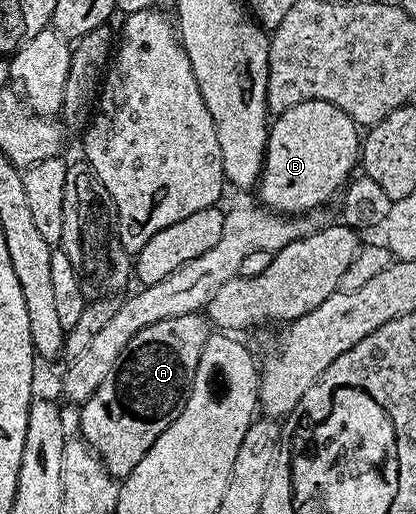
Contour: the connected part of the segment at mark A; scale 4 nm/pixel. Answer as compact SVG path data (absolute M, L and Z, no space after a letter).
M200 312L186 316L170 316L166 320L158 320L142 328L142 332L134 335L130 344L122 348L118 360L114 360L114 368L106 372L102 384L98 384L98 388L94 388L92 395L79 407L79 437L92 447L92 451L99 456L113 478L117 480L127 478L129 472L138 464L138 460L142 460L142 456L150 452L154 440L158 440L158 436L166 432L166 428L180 413L209 333L210 323Z

